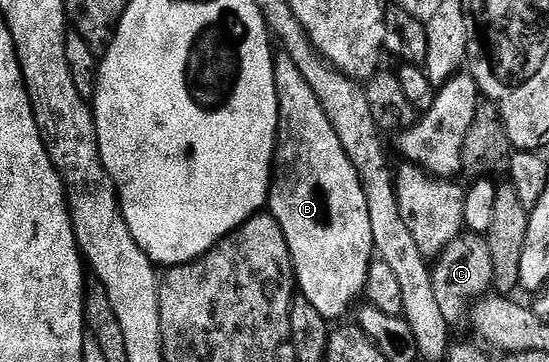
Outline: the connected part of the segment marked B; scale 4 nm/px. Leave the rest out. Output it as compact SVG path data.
M282 53L275 58L274 80L278 98L278 138L274 140L268 211L280 229L284 229L301 298L307 299L319 311L320 317L328 321L342 321L350 306L352 311L363 298L368 269L376 255L368 201L364 197L358 171L352 161L348 161L348 153L344 153L344 145L340 145L340 137L336 137L336 129L332 129L332 121L328 121L328 113L324 113L324 105L320 105L316 93L312 93L312 85L304 81L304 73L296 69L292 57Z

